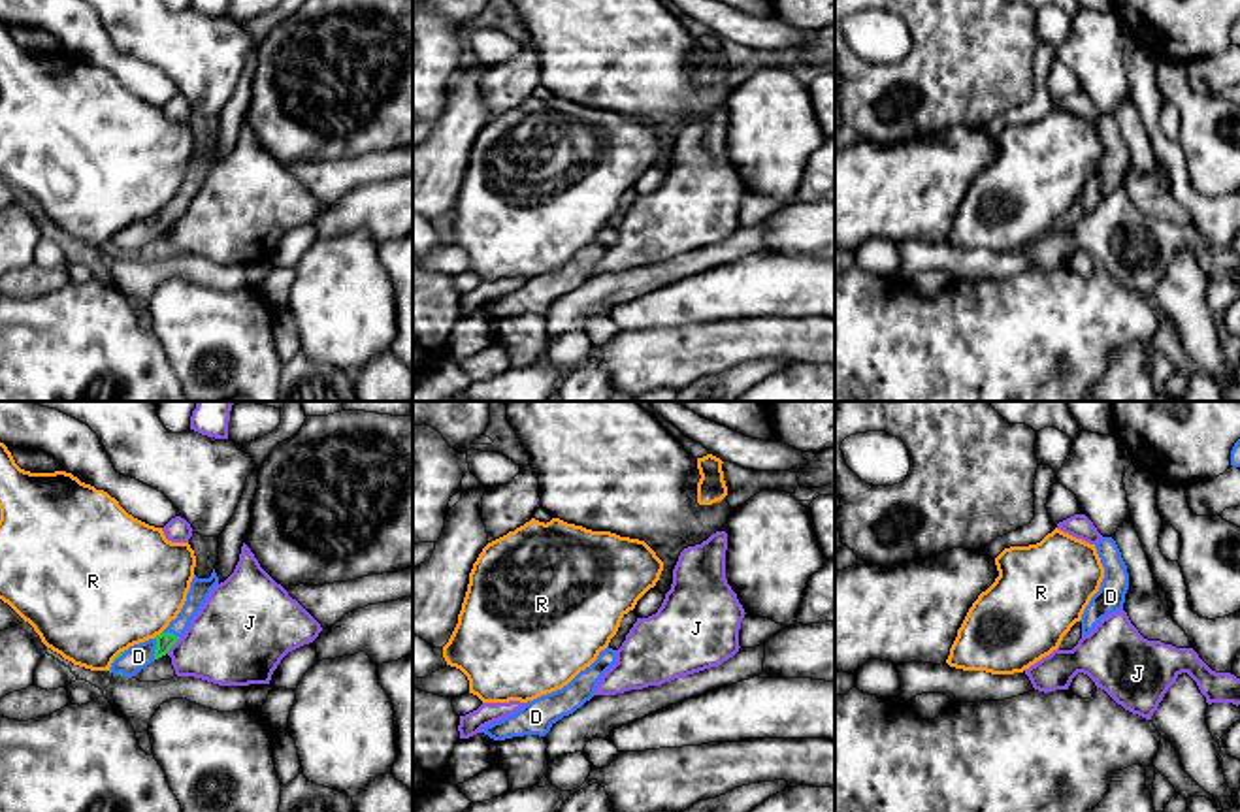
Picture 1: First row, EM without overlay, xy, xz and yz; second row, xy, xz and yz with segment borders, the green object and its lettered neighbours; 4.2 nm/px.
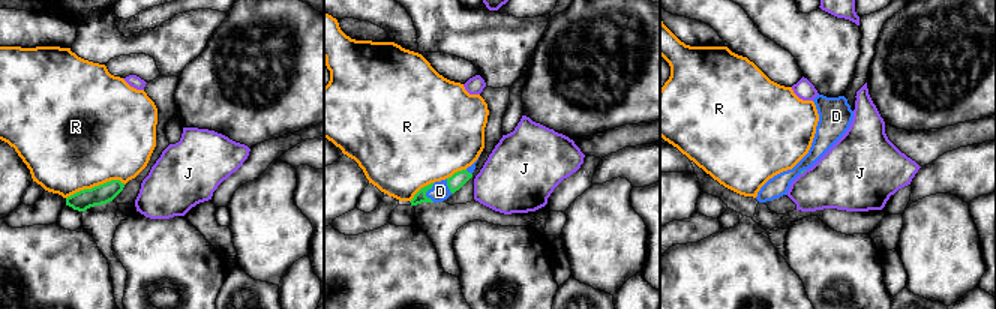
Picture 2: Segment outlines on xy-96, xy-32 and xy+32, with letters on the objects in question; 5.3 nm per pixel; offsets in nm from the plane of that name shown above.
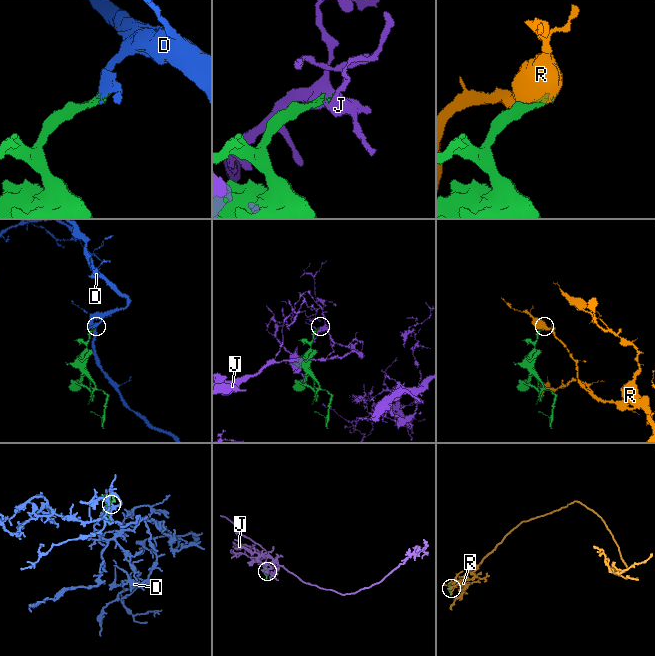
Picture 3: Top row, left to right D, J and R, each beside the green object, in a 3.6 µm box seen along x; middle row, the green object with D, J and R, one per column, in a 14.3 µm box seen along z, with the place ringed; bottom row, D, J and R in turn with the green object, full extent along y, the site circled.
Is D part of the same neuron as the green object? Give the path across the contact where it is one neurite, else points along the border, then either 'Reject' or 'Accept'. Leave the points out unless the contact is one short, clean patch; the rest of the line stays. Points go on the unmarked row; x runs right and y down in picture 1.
Path across: xy (164, 219), (155, 227), (138, 234). Accept

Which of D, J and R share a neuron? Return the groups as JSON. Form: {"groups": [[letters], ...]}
{"groups": [["D"], ["J"], ["R"]]}

